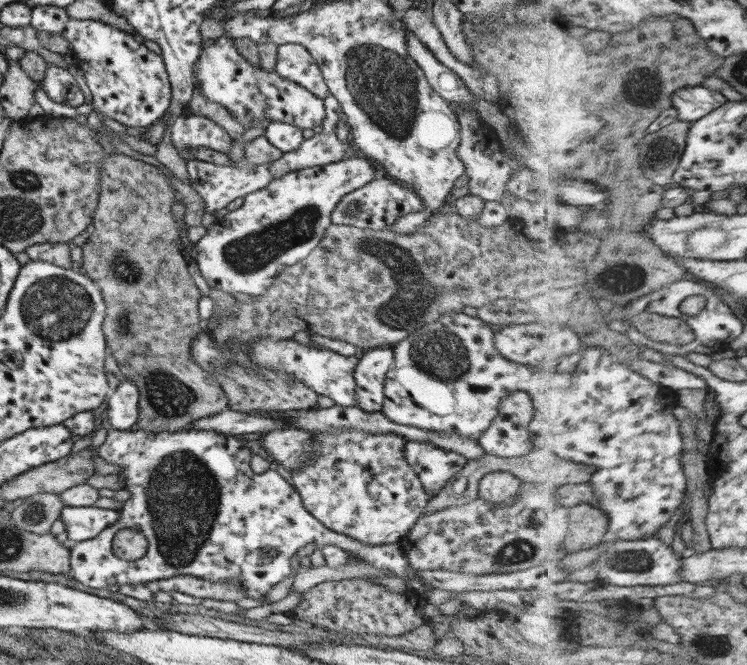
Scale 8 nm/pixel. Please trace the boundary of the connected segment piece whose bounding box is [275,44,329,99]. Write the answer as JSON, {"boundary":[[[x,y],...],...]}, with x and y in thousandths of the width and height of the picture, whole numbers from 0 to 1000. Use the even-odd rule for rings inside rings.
{"boundary":[[[378,66],[371,69],[368,107],[382,119],[411,132],[430,149],[440,143],[440,132],[430,105],[418,83],[403,66]]]}

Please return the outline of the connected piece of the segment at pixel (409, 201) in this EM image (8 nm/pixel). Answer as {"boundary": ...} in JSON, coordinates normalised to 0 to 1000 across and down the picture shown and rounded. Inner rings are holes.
{"boundary":[[[514,265],[501,269],[479,286],[474,286],[459,296],[451,307],[444,322],[443,334],[447,337],[461,337],[463,340],[477,340],[479,343],[497,343],[509,346],[523,338],[530,329],[549,320],[558,320],[566,314],[564,298],[554,287],[535,278],[533,269],[526,271],[522,265]],[[474,304],[482,308],[482,320],[478,323],[463,323],[463,316]]]}

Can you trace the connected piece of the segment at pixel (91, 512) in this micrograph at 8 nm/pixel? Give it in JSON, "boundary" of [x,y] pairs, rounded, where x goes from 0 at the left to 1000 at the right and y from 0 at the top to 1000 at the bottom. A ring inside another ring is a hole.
{"boundary":[[[87,761],[79,773],[94,812],[110,815],[131,806],[141,794],[151,789],[159,768],[129,761]]]}

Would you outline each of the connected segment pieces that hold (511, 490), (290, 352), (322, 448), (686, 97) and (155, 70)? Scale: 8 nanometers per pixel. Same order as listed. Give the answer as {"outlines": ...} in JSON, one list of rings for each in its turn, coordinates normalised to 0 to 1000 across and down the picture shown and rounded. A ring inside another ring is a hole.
{"outlines":[[[[664,708],[651,713],[640,731],[640,746],[664,759],[689,752],[697,740],[697,723],[680,710]]],[[[348,508],[332,517],[340,546],[356,555],[368,555],[395,565],[402,574],[418,583],[426,594],[444,600],[450,611],[479,612],[474,558],[481,534],[458,535],[452,529],[426,523],[422,519],[400,517],[395,511],[367,511]]],[[[470,644],[450,650],[414,650],[419,653],[416,683],[407,692],[407,702],[390,710],[394,734],[400,740],[406,759],[436,794],[481,812],[485,818],[511,821],[537,814],[558,785],[576,753],[558,713],[546,702],[541,689],[542,659],[531,653],[495,653]]],[[[934,128],[905,137],[901,159],[909,165],[909,180],[930,185],[967,162],[975,152],[967,138]]],[[[47,9],[41,36],[50,47],[86,56],[96,66],[100,93],[112,105],[112,117],[124,144],[124,159],[133,170],[166,189],[201,189],[229,155],[230,128],[218,87],[201,77],[174,50],[133,30],[102,30],[87,12]]]]}

